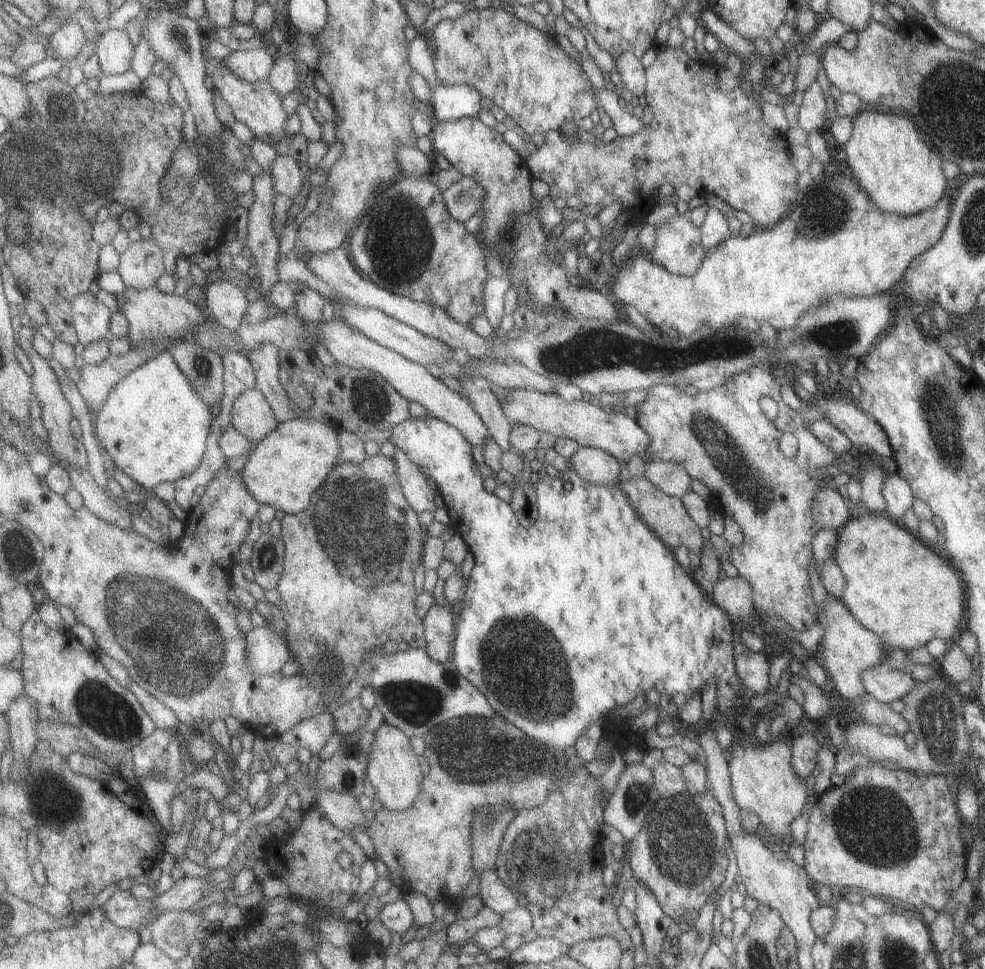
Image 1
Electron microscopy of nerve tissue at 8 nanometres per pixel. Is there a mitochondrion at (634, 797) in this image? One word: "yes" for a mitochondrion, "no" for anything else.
yes

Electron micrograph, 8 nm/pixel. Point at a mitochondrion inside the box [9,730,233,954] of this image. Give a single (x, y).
(55, 798)

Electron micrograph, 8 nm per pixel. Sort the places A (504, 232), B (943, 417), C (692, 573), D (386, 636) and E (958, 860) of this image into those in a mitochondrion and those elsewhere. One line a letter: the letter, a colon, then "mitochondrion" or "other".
A: mitochondrion
B: mitochondrion
C: other
D: other
E: other

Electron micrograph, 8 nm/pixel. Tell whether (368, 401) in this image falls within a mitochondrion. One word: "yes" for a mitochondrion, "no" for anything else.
yes

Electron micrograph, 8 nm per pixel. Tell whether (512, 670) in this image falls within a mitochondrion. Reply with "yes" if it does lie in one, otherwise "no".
yes

